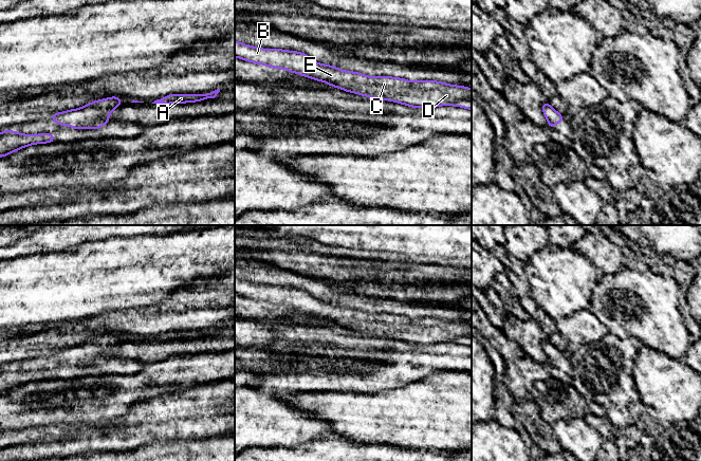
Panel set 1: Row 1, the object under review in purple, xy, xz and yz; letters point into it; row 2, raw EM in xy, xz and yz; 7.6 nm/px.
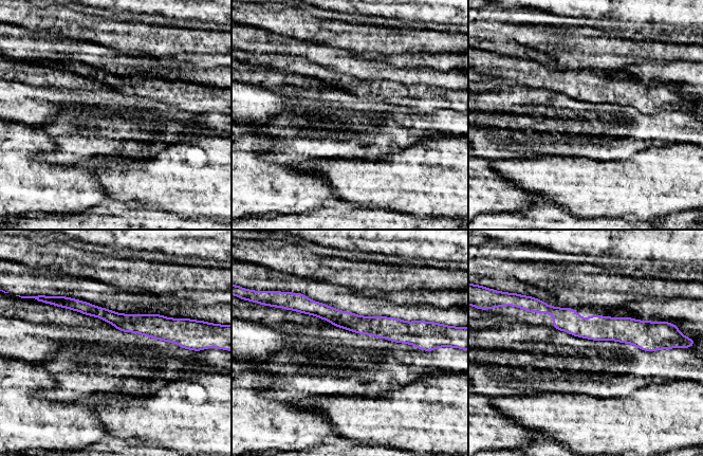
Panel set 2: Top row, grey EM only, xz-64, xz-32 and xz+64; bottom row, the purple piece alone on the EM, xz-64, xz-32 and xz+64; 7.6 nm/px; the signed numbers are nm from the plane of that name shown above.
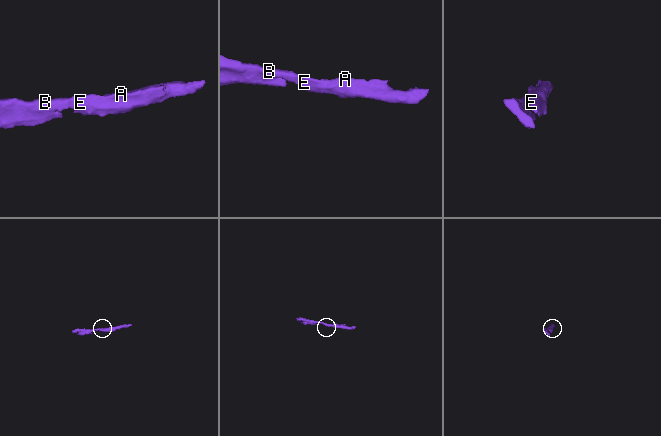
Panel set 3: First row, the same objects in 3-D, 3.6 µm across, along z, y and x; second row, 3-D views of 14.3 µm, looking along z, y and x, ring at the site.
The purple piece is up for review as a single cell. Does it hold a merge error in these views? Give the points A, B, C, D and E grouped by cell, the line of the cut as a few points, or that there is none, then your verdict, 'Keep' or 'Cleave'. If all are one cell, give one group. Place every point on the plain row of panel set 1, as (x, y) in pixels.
Groups: A B C D E. No split. Keep

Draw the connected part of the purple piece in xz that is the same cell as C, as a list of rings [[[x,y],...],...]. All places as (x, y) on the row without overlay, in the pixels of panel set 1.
[[[235,277],[235,294],[273,306],[285,306],[329,322],[413,345],[456,343],[472,347],[472,326],[436,317],[409,318],[390,313],[366,313],[317,300],[307,291],[280,285],[260,285]]]

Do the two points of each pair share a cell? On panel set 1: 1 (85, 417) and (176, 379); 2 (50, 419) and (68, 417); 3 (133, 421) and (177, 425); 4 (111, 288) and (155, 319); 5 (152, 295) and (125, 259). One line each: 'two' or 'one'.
1: one
2: one
3: one
4: two
5: one

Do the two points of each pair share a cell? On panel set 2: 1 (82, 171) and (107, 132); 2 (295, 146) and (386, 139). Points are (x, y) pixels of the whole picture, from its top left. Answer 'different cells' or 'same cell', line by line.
1: different cells
2: same cell

